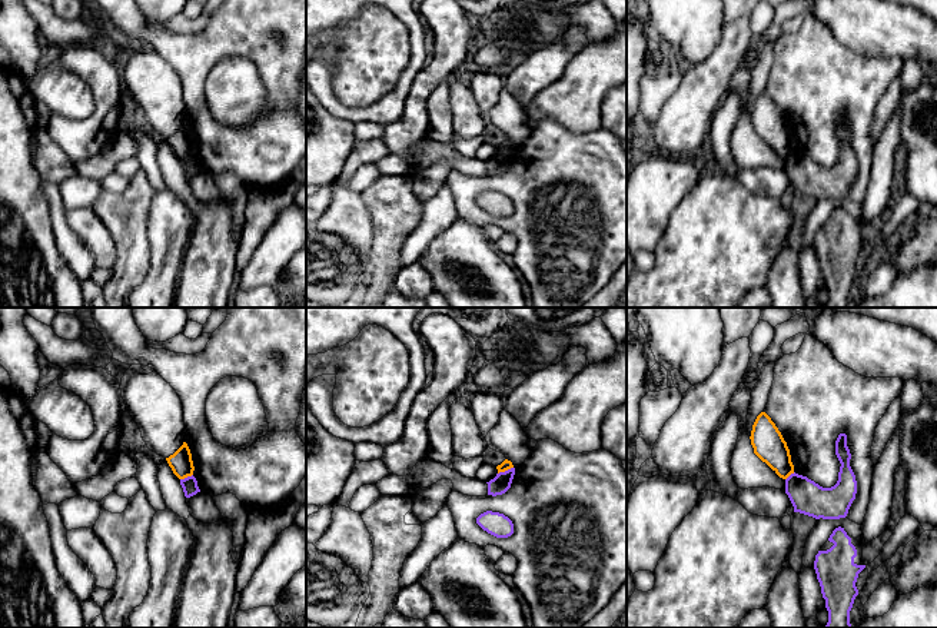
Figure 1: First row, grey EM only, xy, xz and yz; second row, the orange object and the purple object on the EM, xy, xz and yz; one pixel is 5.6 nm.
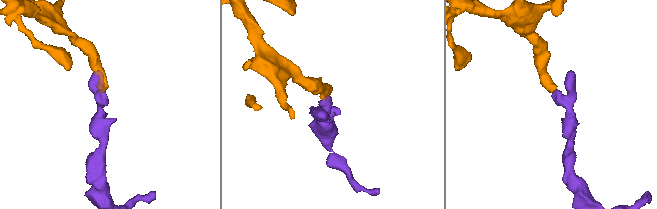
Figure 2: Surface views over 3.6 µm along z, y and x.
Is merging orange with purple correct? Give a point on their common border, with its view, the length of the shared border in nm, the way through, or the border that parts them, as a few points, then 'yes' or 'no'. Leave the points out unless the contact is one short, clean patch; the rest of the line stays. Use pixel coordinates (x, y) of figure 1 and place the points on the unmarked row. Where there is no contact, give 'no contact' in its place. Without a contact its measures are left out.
xz (505, 149) | 100 nm | along xz (512, 146), (498, 153) | no

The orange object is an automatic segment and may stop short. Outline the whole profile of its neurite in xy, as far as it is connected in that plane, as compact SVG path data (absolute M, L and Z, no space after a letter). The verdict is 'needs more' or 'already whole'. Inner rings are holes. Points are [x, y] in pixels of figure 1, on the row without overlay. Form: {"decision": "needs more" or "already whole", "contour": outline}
{"decision": "already whole", "contour": "M183 122L183 124L173 134L166 137L166 140L179 159L193 154L195 146L186 122Z"}

